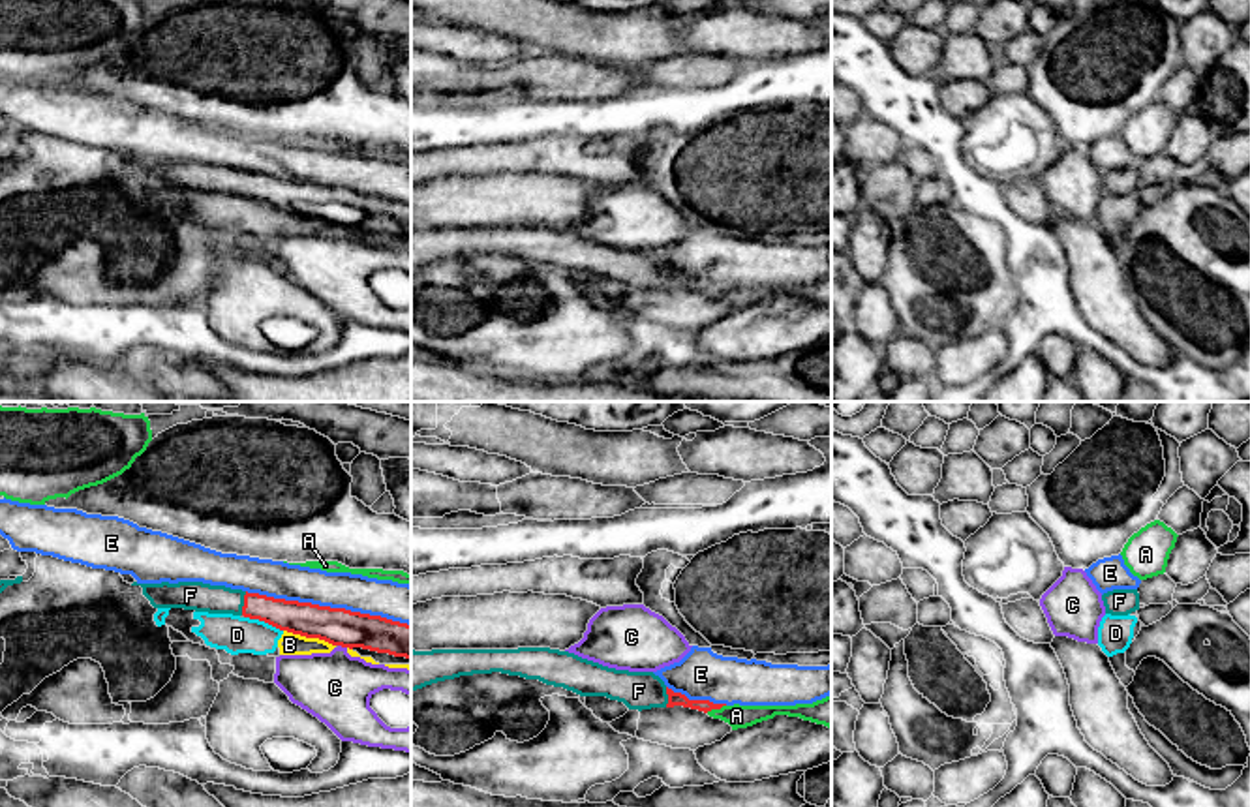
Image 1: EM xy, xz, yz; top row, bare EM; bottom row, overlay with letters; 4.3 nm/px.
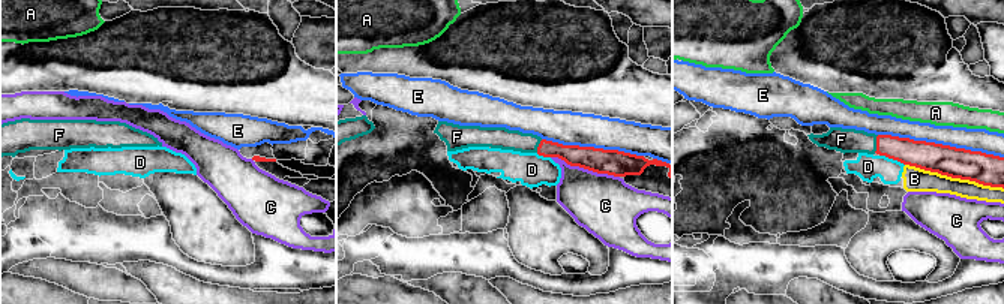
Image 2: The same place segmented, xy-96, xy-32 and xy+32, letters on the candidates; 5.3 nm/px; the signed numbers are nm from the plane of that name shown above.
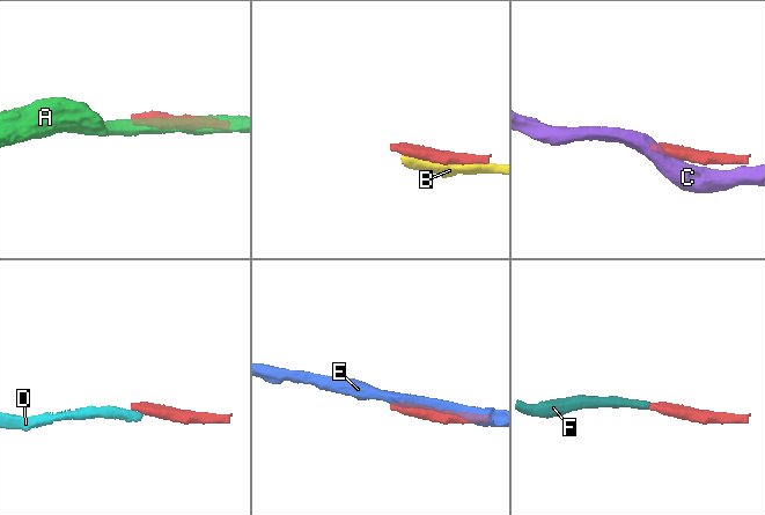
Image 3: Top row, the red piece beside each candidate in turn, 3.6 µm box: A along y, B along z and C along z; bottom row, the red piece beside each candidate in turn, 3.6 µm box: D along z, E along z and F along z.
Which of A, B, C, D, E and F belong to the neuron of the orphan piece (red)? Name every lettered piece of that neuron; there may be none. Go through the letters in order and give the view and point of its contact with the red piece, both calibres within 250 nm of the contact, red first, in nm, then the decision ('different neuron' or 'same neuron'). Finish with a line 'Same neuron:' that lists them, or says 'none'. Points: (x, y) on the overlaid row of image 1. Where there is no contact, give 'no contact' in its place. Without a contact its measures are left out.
A: xz (716, 708) | 60/100 nm | different neuron
B: xy (310, 637) | 160/100 nm | different neuron
C: xy (342, 646) | 160/300 nm | different neuron
D: xy (263, 620) | 150/160 nm | different neuron
E: xy (329, 607) | 160/160 nm | different neuron
F: xy (244, 603) | 140/130 nm | same neuron
Same neuron: F

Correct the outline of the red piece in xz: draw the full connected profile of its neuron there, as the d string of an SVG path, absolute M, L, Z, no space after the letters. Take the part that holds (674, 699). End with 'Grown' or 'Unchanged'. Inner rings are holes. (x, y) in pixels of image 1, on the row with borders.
M550 647L411 649L411 691L460 676L492 672L539 679L580 696L606 696L638 711L683 706L708 713L726 706L689 700L685 694L668 689L653 672L616 670Z. Grown

